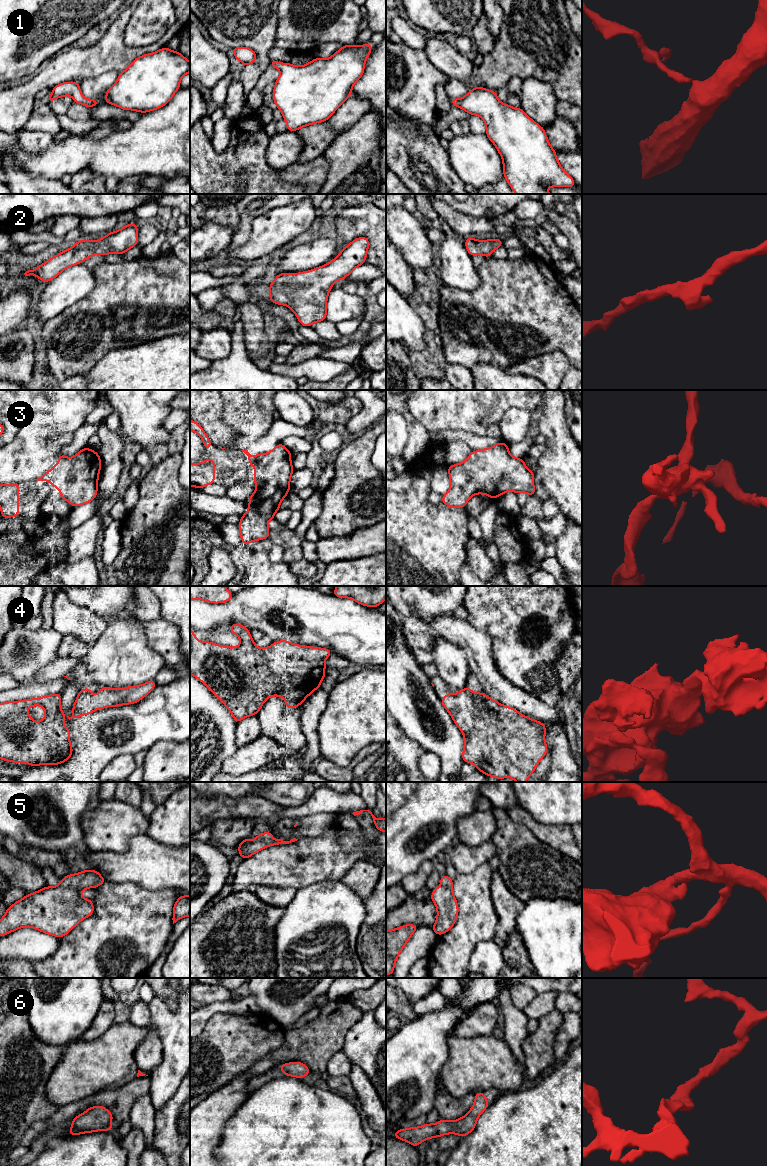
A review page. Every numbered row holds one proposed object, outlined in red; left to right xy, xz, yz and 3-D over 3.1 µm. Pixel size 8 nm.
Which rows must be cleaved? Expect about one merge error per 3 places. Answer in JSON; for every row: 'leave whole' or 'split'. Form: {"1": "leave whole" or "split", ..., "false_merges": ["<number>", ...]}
{"1": "leave whole", "2": "leave whole", "3": "leave whole", "4": "leave whole", "5": "leave whole", "6": "leave whole", "false_merges": []}

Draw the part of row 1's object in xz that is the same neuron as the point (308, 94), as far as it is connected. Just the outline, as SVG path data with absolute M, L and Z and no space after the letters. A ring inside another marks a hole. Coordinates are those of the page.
M343 45L328 59L315 59L306 65L294 66L270 60L270 66L280 70L275 82L273 100L287 123L287 131L327 121L330 116L352 95L353 85L362 77L365 61L372 45Z

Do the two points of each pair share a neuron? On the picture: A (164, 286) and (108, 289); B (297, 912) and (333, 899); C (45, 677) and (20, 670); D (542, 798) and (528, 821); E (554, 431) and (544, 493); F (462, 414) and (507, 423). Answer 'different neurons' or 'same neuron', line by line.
A: same neuron
B: same neuron
C: different neurons
D: different neurons
E: same neuron
F: different neurons

